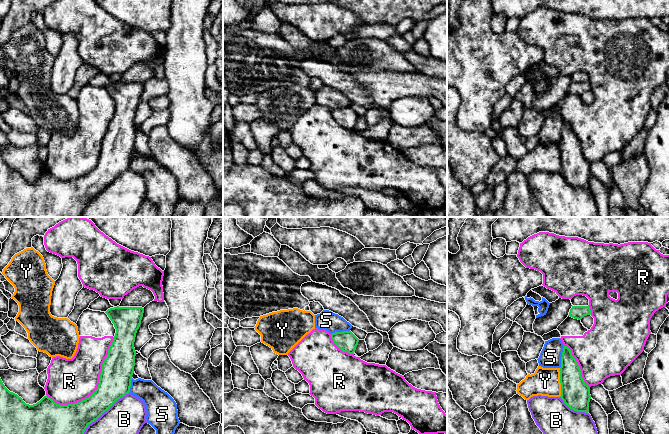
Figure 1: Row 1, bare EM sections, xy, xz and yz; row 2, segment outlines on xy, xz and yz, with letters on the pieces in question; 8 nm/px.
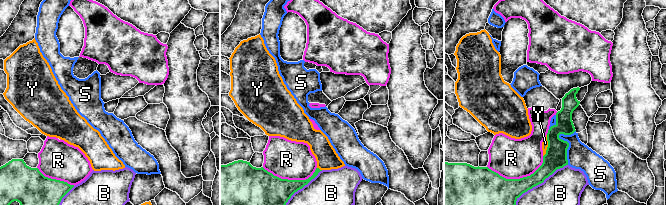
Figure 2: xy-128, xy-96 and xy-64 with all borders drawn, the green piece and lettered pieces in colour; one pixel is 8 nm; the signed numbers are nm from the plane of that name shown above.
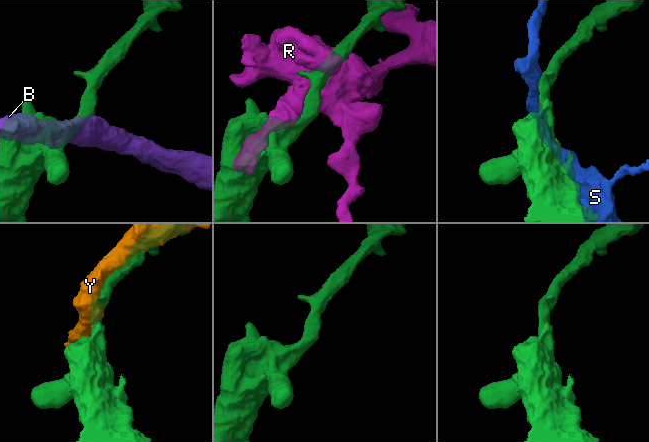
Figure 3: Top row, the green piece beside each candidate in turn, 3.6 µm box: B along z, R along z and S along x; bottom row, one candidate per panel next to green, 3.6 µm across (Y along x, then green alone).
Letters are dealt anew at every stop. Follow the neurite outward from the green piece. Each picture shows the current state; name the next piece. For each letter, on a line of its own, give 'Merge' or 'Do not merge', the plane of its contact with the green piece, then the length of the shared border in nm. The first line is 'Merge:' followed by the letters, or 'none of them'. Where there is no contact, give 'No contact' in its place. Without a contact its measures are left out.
Merge: none of them
B: Do not merge. Touches green in xy. Shared border 550 nm
R: Do not merge. Touches green in xy. Shared border 700 nm
S: Do not merge. Touches green in yz. Shared border 180 nm
Y: Do not merge. Touches green in yz. Shared border 240 nm

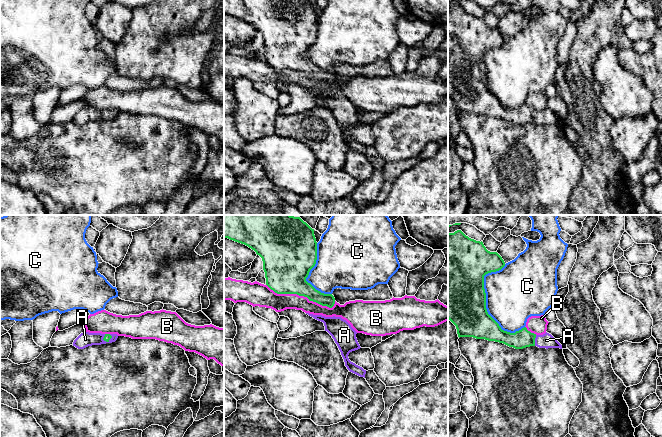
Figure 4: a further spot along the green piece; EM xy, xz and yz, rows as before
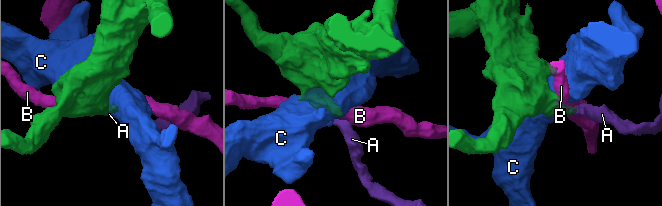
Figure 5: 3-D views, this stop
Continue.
Merge: A
A: Merge. Touches green in yz. Shared border 90 nm
B: Do not merge. Touches green in xz. Shared border 600 nm
C: Do not merge. Touches green in yz. Shared border 550 nm

